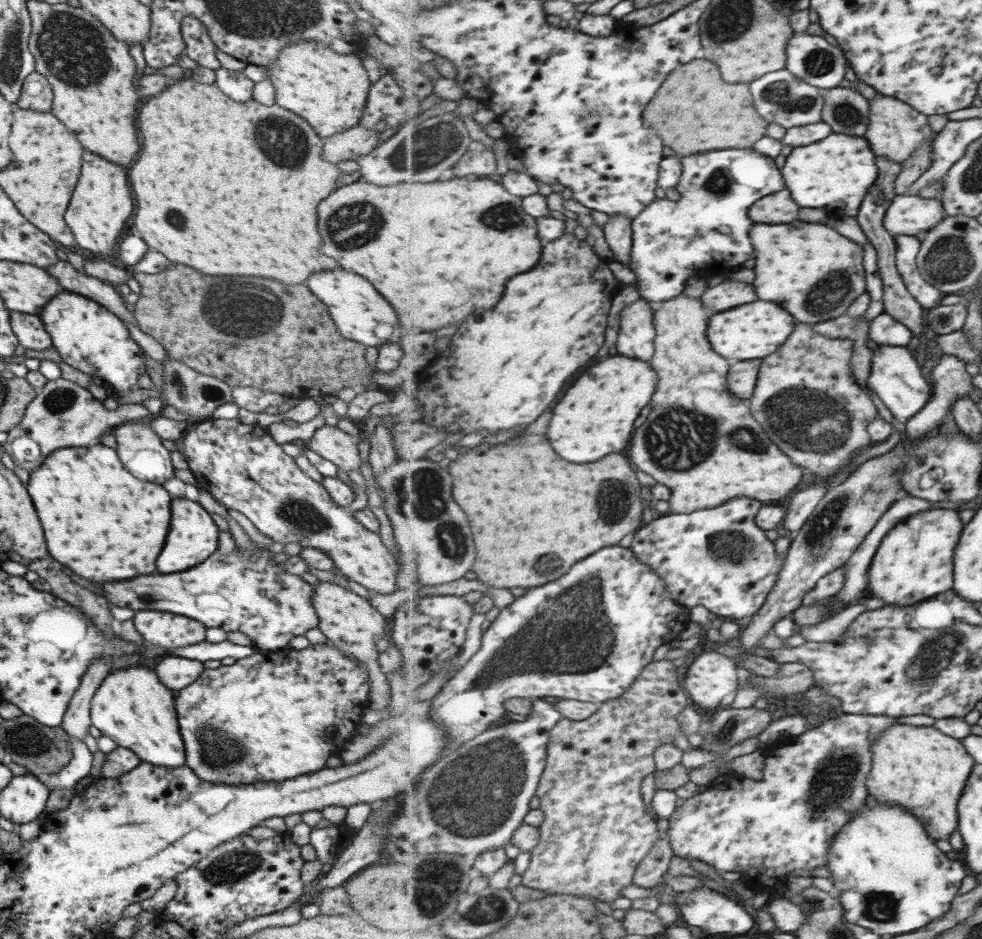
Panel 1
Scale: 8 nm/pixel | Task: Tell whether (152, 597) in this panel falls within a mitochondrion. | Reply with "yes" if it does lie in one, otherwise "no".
yes

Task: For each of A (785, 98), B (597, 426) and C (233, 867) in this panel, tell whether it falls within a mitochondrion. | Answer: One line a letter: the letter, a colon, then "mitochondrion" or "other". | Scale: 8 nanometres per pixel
A: mitochondrion
B: other
C: mitochondrion

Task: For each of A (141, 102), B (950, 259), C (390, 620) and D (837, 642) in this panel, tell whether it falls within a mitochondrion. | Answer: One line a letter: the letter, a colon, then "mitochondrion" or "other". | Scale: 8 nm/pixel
A: other
B: mitochondrion
C: other
D: other

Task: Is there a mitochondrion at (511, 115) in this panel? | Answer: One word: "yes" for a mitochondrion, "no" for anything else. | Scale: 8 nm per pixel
no

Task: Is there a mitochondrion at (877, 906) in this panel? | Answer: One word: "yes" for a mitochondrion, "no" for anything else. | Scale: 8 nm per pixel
yes

